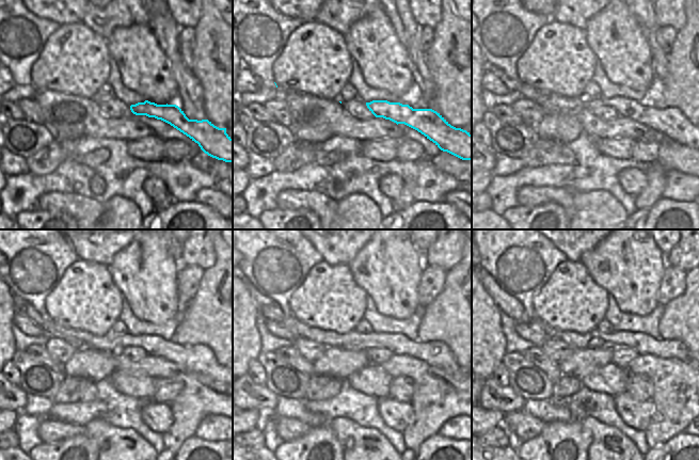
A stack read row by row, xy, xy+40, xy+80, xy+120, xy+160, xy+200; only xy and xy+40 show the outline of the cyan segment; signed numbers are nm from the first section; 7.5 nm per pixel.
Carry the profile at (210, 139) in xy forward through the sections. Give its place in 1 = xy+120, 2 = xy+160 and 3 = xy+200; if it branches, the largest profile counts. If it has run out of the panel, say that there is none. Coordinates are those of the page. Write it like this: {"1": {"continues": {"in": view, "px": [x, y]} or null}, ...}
{"1": {"continues": {"in": "xy+120", "px": [197, 359]}}, "2": {"continues": {"in": "xy+160", "px": [437, 354]}}, "3": {"continues": {"in": "xy+200", "px": [644, 344]}}}

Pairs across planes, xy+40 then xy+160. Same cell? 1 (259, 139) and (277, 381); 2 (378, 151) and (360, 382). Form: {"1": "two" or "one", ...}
{"1": "one", "2": "one"}

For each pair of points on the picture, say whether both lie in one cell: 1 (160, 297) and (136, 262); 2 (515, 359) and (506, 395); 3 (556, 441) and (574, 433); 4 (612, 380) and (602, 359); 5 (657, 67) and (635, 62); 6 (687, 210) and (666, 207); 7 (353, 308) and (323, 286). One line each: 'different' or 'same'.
1: same
2: different
3: same
4: different
5: different
6: same
7: same

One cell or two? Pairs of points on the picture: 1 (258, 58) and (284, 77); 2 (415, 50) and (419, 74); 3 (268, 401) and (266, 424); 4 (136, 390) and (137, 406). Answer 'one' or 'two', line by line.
1: two
2: one
3: two
4: two

